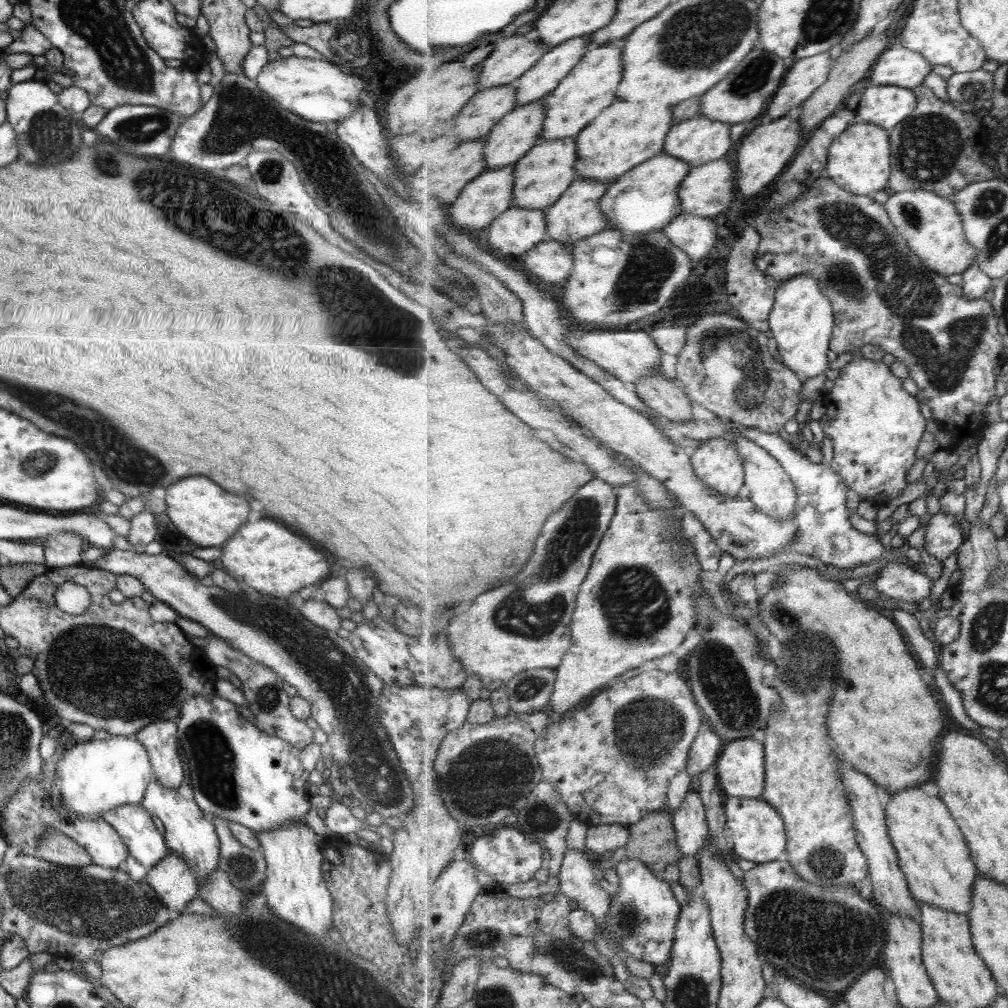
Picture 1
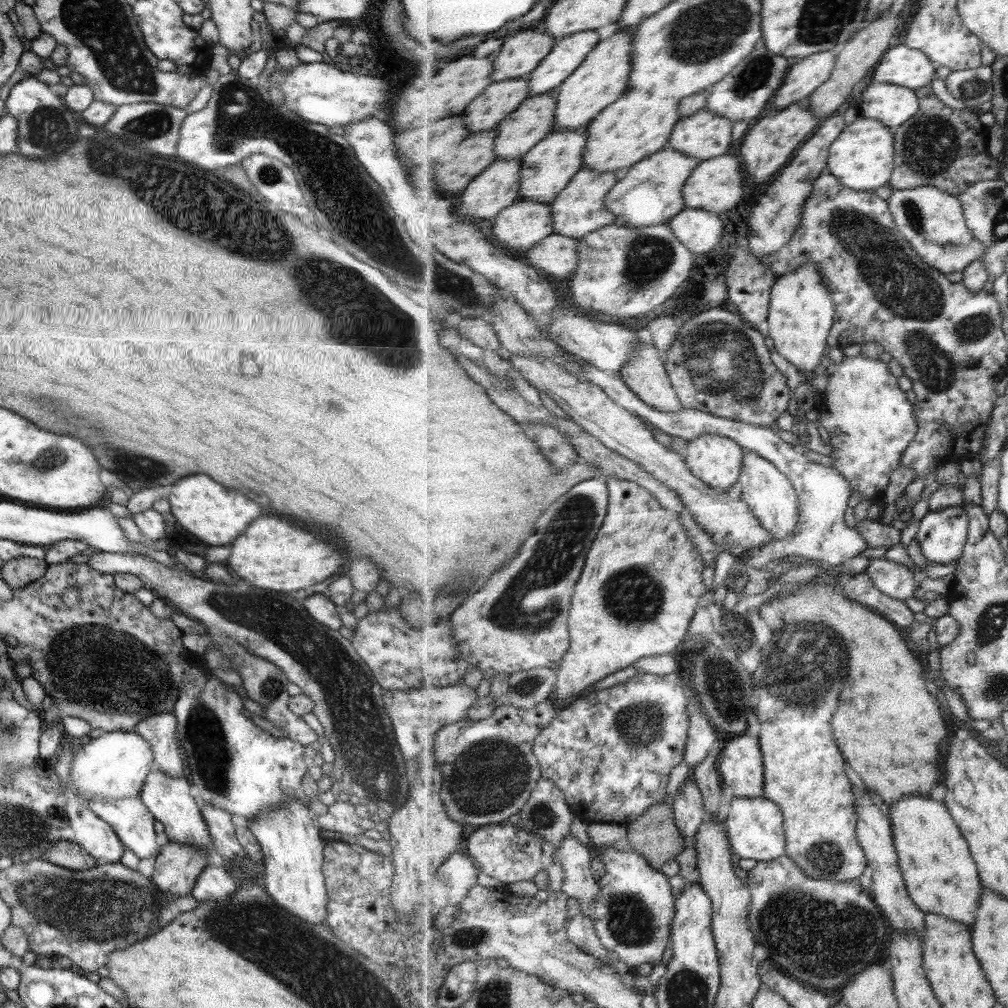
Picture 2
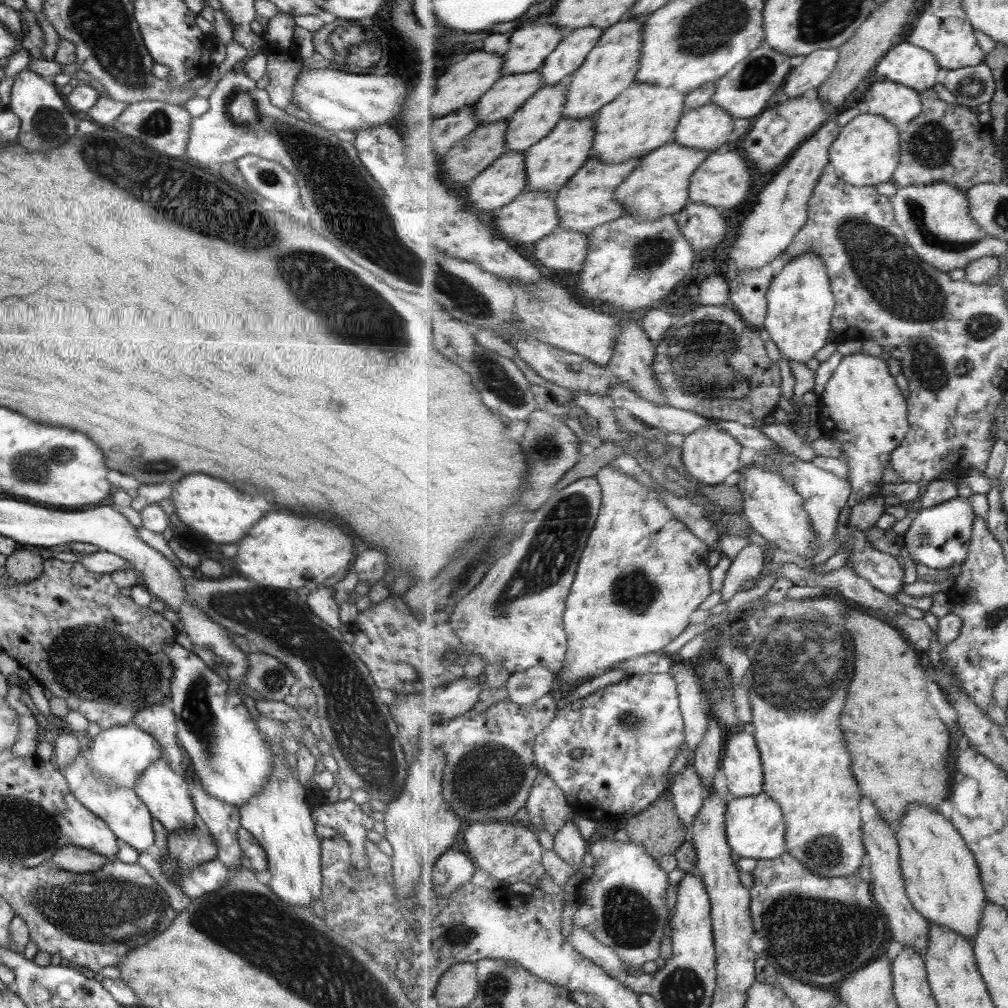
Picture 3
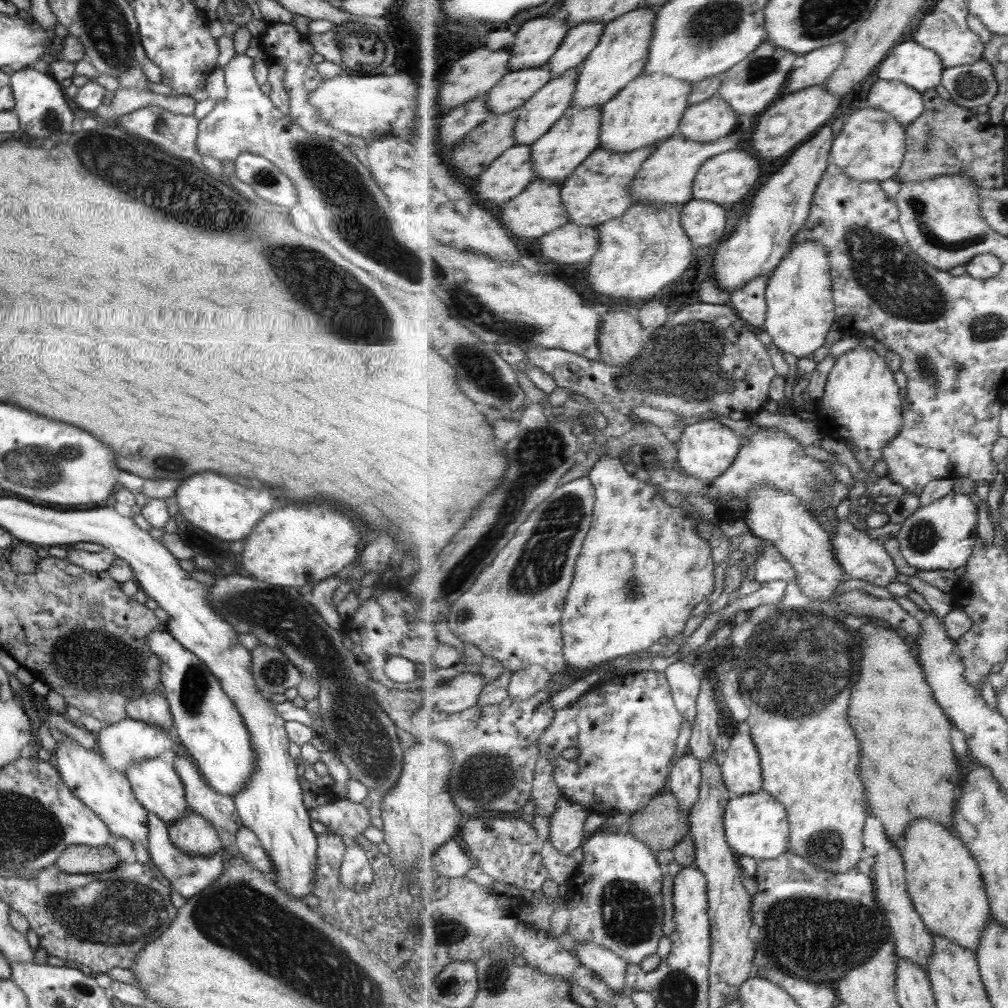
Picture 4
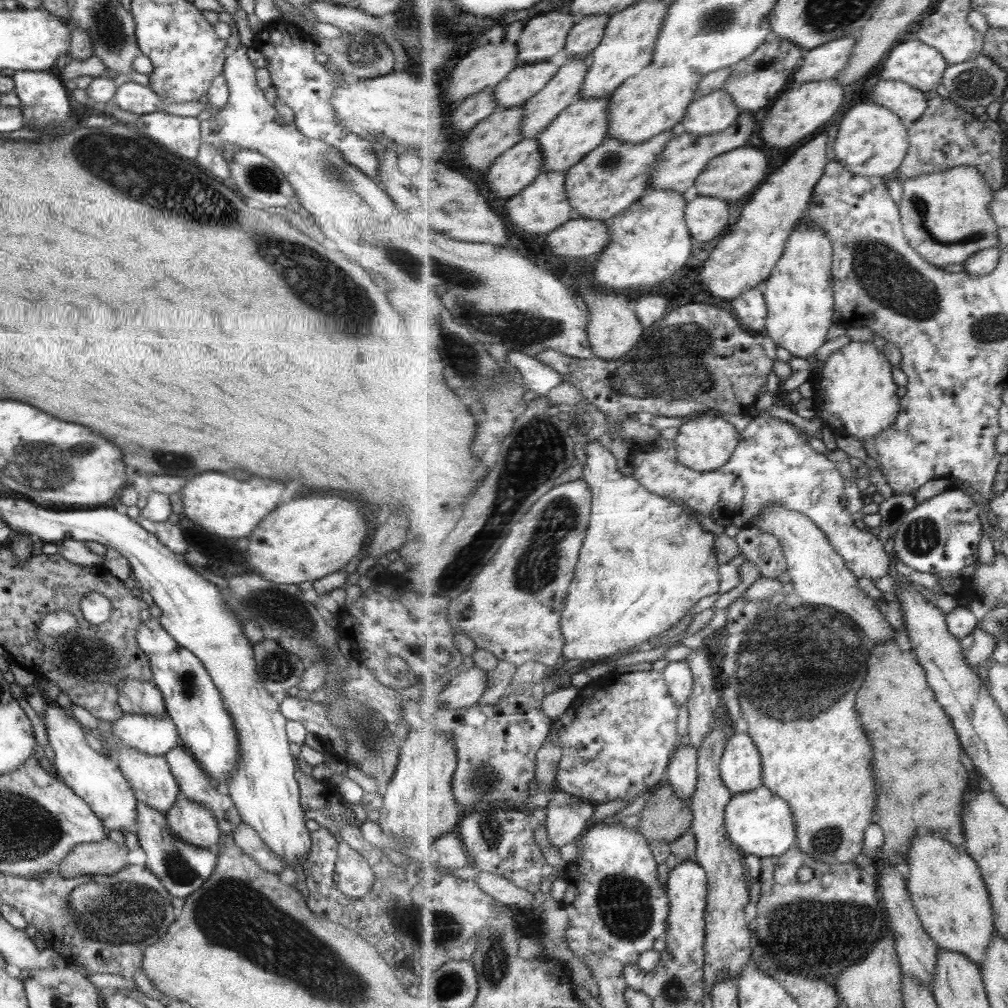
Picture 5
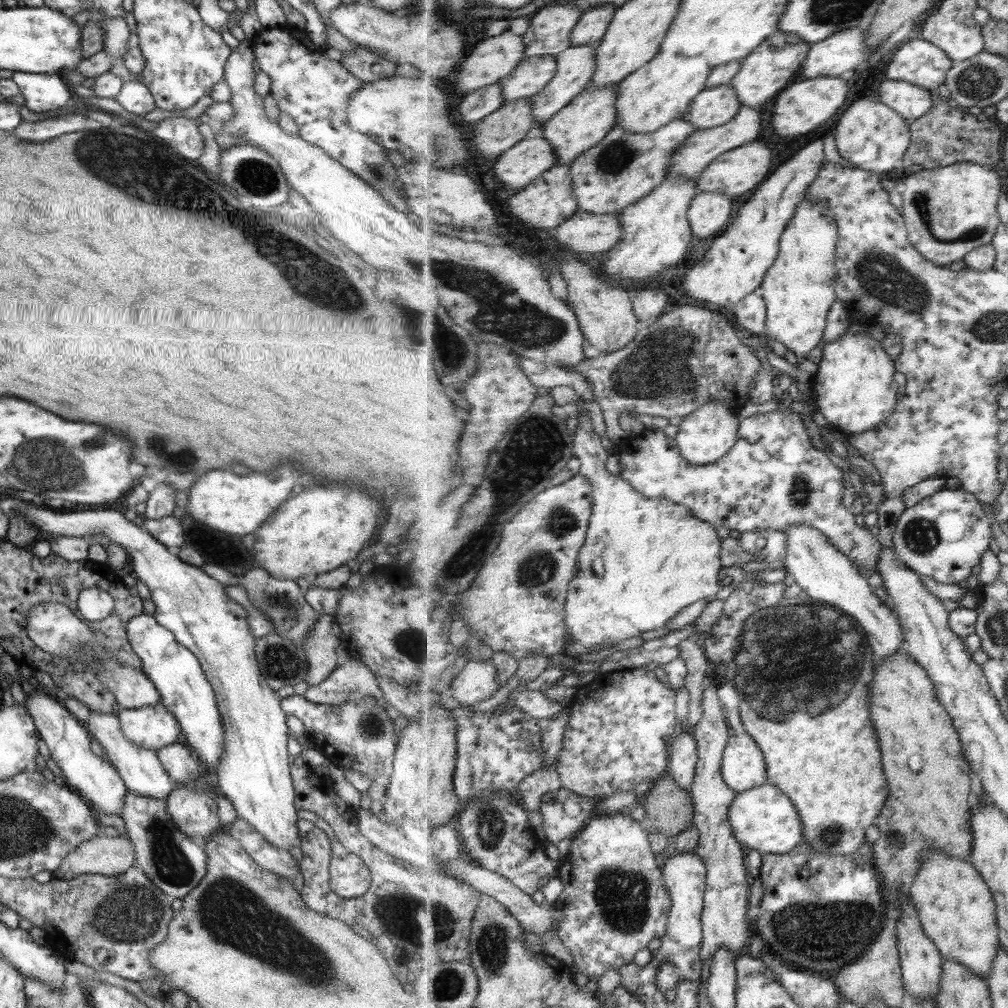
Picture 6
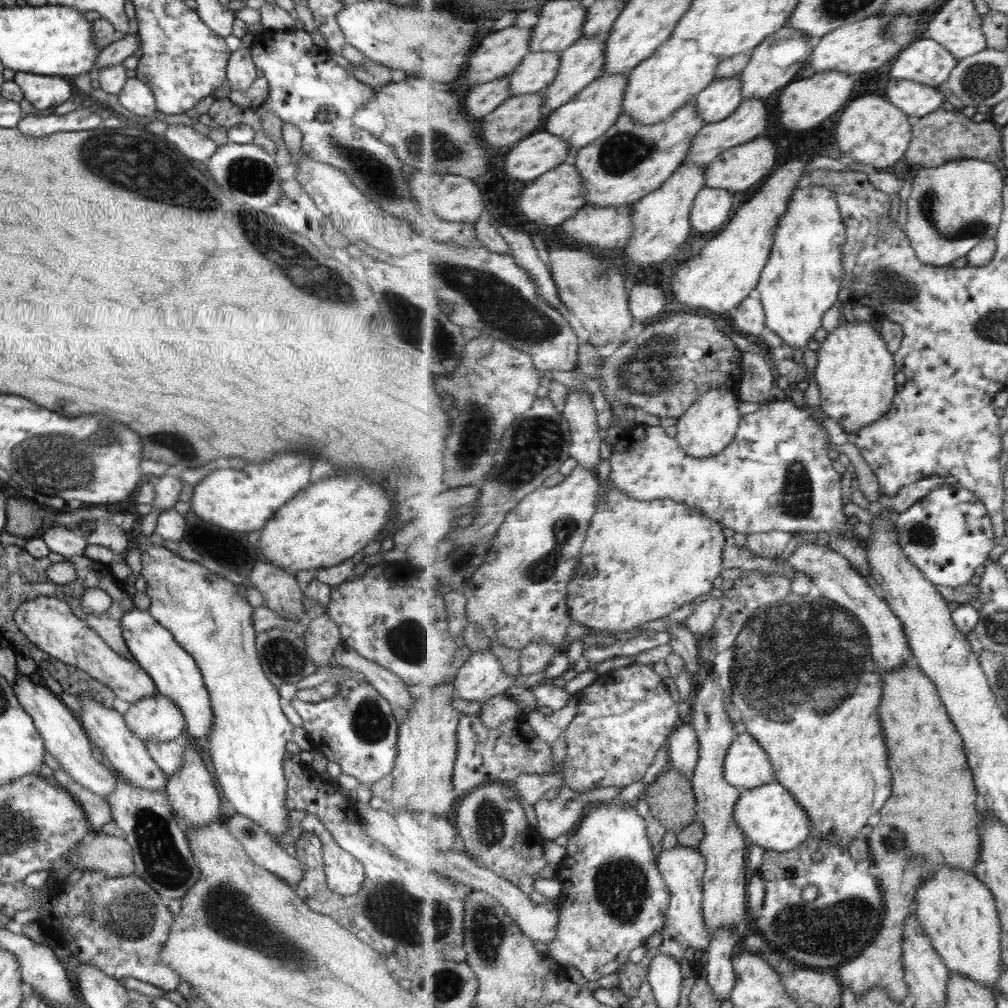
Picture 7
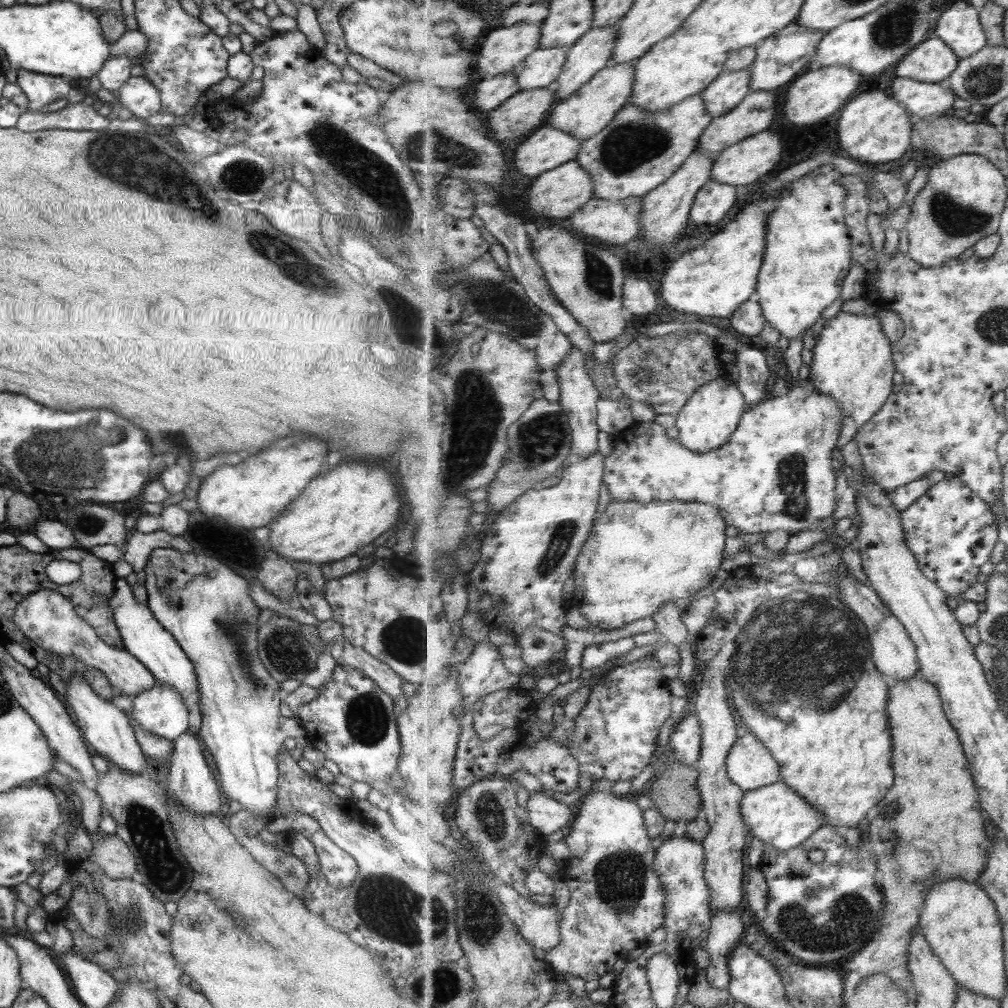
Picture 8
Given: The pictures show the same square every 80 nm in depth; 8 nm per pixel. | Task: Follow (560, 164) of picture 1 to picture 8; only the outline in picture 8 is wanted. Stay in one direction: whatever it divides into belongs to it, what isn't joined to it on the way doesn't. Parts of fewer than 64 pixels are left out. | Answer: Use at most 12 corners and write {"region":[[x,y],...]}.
{"region":[[636,62],[602,69],[547,123],[582,142],[631,102]]}

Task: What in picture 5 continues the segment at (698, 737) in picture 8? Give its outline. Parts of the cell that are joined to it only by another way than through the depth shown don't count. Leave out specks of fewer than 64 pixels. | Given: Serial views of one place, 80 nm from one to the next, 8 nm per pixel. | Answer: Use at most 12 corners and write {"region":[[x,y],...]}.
{"region":[[685,741],[668,769],[669,783],[692,801],[700,784],[699,750]]}

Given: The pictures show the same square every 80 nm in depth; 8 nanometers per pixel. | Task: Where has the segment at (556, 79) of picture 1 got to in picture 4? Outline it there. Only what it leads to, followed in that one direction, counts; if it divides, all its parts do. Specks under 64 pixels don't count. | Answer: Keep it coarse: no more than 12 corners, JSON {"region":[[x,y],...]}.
{"region":[[606,25],[572,26],[547,65],[555,78],[580,68],[600,44]]}

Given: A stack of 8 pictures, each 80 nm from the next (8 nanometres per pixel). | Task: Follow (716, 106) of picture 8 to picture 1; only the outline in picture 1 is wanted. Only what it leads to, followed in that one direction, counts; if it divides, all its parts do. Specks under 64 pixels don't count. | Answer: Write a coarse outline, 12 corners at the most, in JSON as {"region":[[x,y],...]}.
{"region":[[700,114],[673,125],[665,152],[696,167],[724,159],[730,123]]}

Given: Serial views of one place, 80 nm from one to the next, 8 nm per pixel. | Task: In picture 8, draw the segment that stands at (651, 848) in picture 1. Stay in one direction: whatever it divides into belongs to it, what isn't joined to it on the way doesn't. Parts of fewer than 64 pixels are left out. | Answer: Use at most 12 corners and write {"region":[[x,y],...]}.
{"region":[[675,760],[649,795],[665,820],[704,814],[697,766]]}

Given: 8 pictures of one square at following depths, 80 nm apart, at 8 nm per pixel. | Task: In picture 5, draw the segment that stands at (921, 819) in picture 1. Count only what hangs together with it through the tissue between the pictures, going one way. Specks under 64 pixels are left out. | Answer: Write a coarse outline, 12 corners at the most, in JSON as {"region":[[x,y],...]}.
{"region":[[919,834],[909,892],[938,946],[982,965],[993,896],[966,848]]}

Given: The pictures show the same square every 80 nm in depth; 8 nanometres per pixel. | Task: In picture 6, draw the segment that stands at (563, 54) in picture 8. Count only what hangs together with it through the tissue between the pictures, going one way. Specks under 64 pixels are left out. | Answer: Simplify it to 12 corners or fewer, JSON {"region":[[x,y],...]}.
{"region":[[552,55],[527,57],[504,82],[508,101],[540,94],[557,76]]}

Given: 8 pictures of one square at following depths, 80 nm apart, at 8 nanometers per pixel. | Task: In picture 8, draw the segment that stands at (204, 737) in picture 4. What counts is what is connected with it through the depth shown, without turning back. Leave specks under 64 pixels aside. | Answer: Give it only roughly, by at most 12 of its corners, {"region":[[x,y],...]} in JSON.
{"region":[[124,577],[108,606],[125,649],[198,709],[194,665]]}

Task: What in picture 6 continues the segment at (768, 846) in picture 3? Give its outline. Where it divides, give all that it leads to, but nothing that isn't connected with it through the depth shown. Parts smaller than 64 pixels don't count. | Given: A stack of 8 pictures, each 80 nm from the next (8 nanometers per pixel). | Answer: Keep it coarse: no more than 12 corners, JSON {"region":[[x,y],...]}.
{"region":[[770,783],[737,794],[730,824],[762,855],[806,840],[789,794]]}

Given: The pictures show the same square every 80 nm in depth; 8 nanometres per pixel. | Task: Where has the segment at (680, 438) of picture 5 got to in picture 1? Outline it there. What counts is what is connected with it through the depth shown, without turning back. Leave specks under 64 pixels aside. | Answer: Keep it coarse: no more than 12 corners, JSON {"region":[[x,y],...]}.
{"region":[[714,437],[693,454],[696,474],[736,498],[745,461],[732,439]]}

